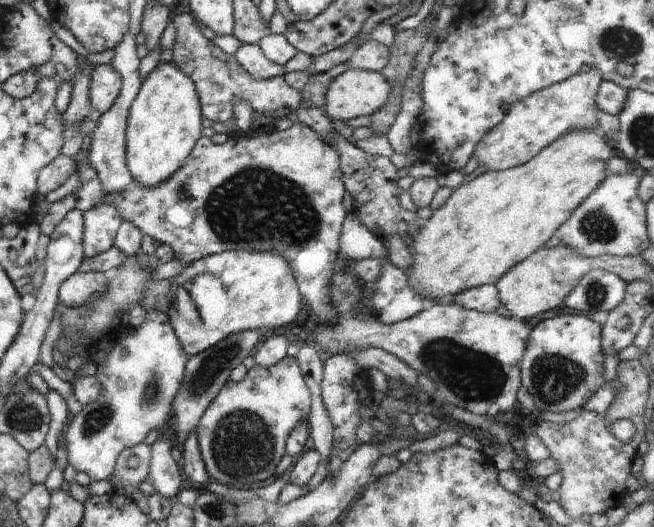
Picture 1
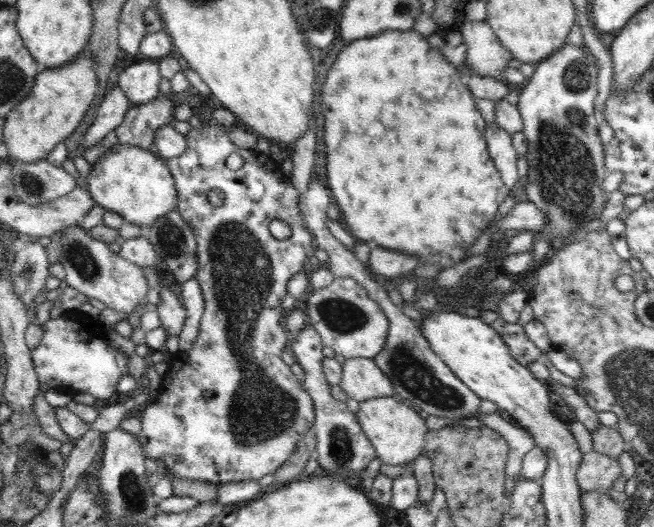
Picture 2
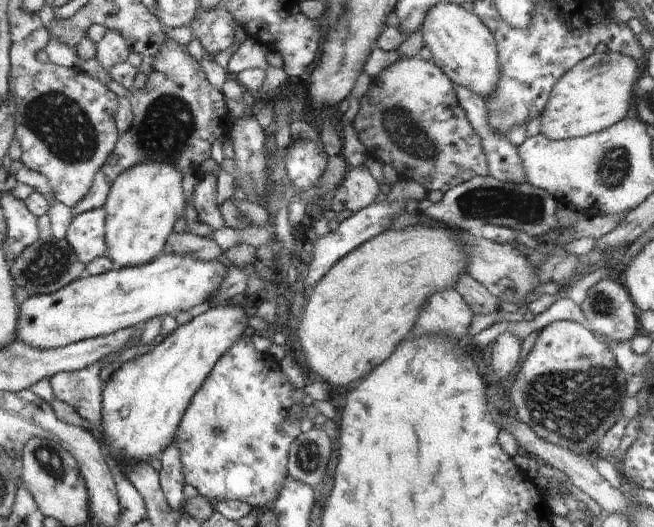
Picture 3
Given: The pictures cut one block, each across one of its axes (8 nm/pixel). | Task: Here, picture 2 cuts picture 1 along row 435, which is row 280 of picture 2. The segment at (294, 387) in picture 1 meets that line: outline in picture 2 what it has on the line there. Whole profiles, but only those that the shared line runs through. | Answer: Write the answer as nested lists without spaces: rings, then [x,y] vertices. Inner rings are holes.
[[[201,118],[202,126],[193,129],[190,133],[192,137],[188,141],[188,148],[184,150],[184,154],[176,156],[176,158],[166,159],[169,172],[174,177],[176,190],[178,193],[178,202],[175,210],[178,211],[182,218],[191,226],[195,241],[197,242],[196,258],[198,268],[196,270],[196,280],[202,289],[205,306],[204,312],[199,324],[199,333],[193,343],[192,349],[186,354],[186,361],[170,362],[167,375],[162,376],[162,383],[158,388],[158,396],[156,400],[150,401],[142,412],[141,427],[142,430],[138,434],[138,439],[142,445],[143,454],[156,462],[161,463],[174,472],[174,477],[178,476],[184,479],[201,480],[210,483],[227,483],[230,481],[248,481],[260,480],[266,474],[275,473],[297,450],[297,445],[305,438],[305,435],[312,430],[315,420],[315,409],[313,399],[303,388],[298,378],[290,370],[291,366],[284,363],[280,355],[284,347],[288,344],[288,331],[284,329],[284,319],[286,311],[282,307],[282,298],[286,296],[286,284],[294,274],[304,272],[309,269],[309,257],[315,250],[314,235],[308,231],[308,227],[304,224],[304,217],[298,209],[299,192],[292,185],[292,182],[281,170],[279,163],[274,161],[270,156],[260,153],[256,149],[244,149],[236,146],[230,140],[230,136],[224,130],[220,129],[220,125],[209,125],[207,120]],[[232,152],[238,152],[243,158],[243,166],[238,171],[232,171],[227,168],[226,160]],[[212,188],[218,188],[224,192],[225,198],[221,206],[213,206],[208,200],[208,191]],[[272,220],[284,220],[290,226],[292,233],[288,238],[279,240],[275,238],[268,229],[268,224]]]

